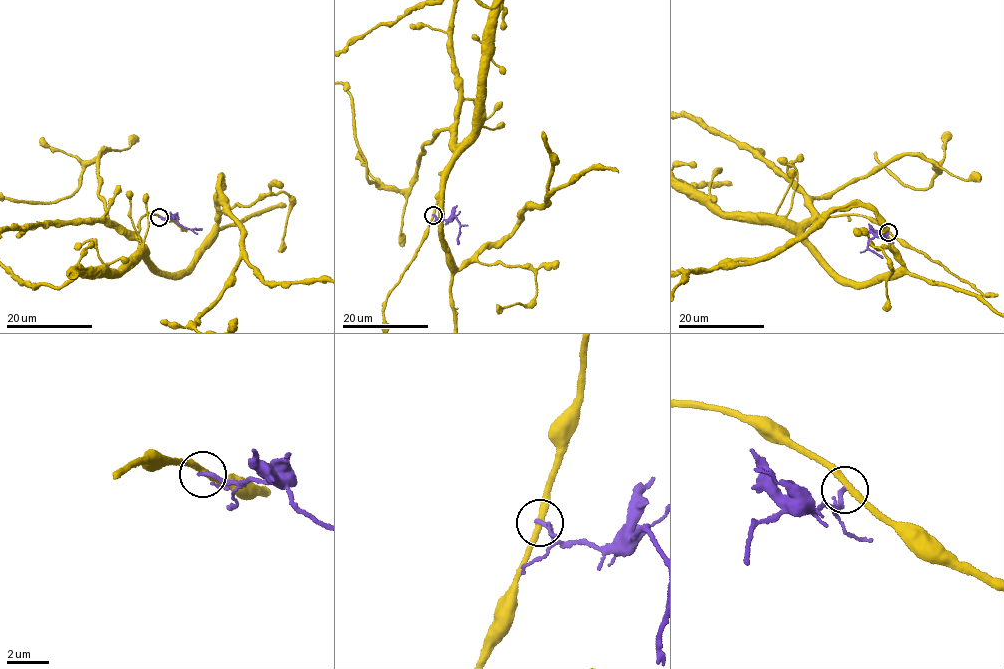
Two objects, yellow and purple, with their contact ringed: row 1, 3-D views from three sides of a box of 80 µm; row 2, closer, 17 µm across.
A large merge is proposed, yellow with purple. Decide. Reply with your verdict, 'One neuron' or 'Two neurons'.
Two neurons

